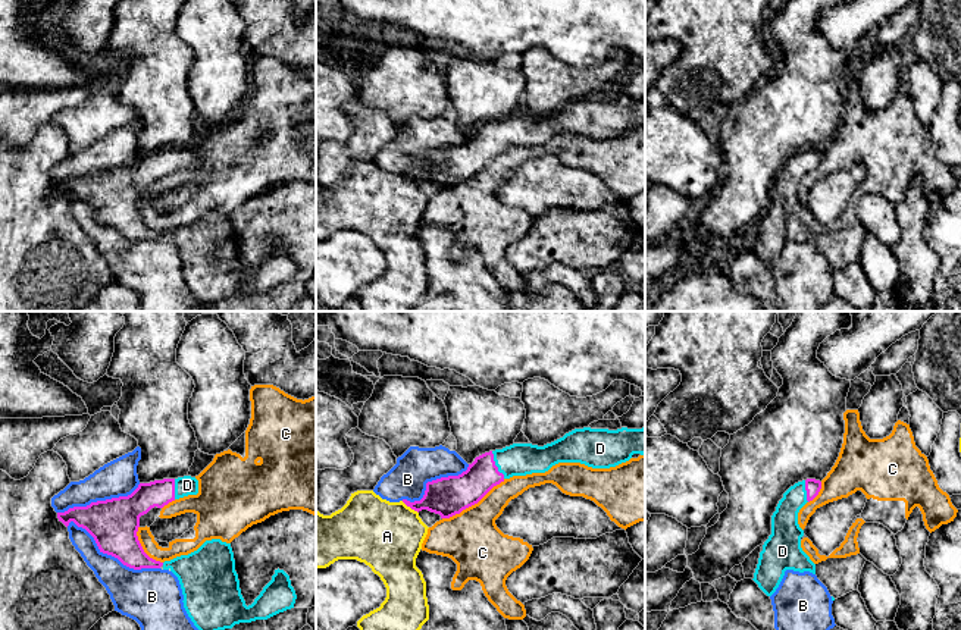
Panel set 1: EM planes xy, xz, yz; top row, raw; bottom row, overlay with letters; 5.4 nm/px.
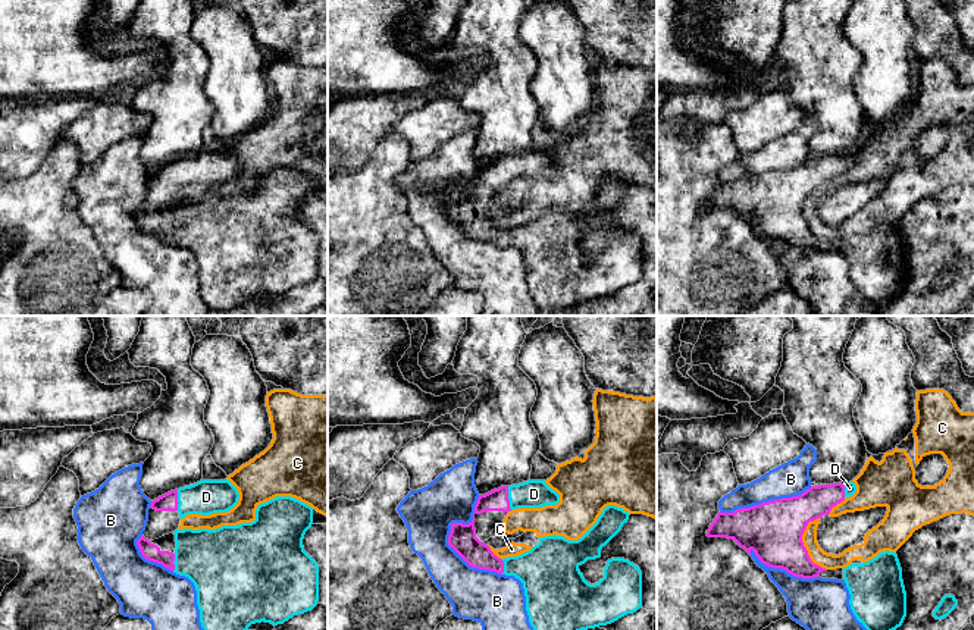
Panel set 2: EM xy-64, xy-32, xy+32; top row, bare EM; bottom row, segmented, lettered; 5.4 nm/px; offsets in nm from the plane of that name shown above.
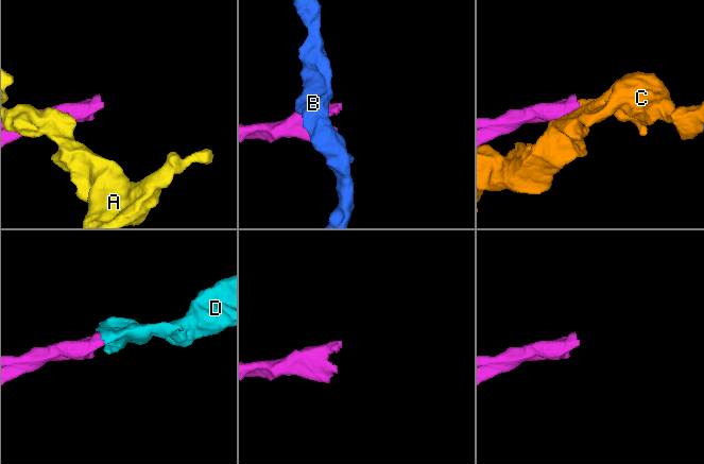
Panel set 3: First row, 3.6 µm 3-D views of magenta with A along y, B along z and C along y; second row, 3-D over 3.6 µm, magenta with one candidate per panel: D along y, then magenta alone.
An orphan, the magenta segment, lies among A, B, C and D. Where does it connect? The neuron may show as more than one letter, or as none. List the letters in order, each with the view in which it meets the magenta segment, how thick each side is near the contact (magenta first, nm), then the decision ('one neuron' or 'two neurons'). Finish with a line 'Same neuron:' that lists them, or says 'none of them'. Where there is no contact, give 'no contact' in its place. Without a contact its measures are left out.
A: meets magenta in xz; 220 nm thick on the magenta side, 380 nm on the other; two neurons
B: meets magenta in xy; 280 nm thick on the magenta side, 280 nm on the other; two neurons
C: meets magenta in xz; 220 nm thick on the magenta side, 300 nm on the other; two neurons
D: meets magenta in xz; 190 nm thick on the magenta side, 180 nm on the other; one neuron
Same neuron: D

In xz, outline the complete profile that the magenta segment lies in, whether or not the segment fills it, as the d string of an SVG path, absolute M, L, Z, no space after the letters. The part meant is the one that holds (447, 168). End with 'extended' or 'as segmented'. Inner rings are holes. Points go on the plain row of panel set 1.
M645 98L575 100L544 117L513 115L485 123L461 145L428 153L420 172L403 173L417 184L428 181L450 189L478 175L494 157L513 147L545 144L558 134L610 140L629 132L633 125L645 125Z; extended

